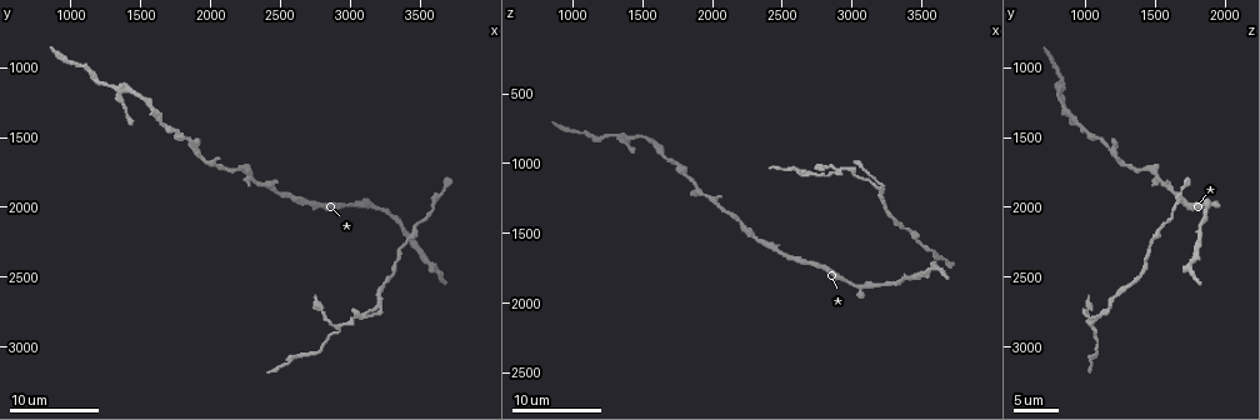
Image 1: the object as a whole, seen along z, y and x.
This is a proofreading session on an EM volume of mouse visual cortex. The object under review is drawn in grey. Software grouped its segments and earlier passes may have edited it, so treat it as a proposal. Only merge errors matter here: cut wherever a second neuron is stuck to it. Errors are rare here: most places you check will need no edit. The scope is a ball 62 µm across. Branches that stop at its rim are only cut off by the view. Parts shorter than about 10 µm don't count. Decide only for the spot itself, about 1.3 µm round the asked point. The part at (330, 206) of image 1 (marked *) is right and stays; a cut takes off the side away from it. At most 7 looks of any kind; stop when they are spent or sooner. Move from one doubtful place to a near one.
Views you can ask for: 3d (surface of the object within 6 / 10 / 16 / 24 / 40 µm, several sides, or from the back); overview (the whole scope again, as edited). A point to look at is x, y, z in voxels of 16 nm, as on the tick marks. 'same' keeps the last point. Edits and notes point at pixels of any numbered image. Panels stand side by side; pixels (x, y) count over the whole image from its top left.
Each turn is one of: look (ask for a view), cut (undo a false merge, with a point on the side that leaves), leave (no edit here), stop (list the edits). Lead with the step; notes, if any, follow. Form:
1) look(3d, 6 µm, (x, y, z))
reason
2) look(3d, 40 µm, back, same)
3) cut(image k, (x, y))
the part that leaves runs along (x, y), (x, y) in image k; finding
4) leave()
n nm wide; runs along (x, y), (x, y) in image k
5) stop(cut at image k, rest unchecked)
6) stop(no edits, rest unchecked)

look(3d, 10 µm, (3040, 2000, 1860))
three-way junction

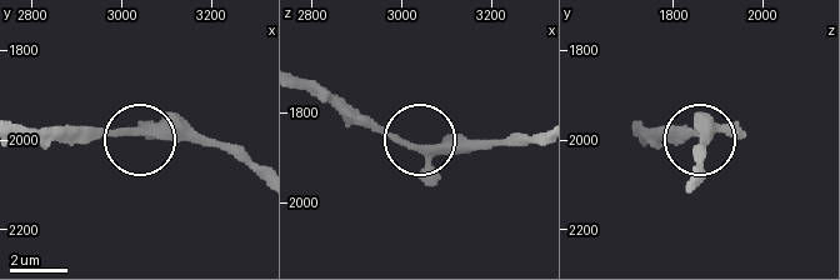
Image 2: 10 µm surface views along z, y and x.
look(3d, 6 µm, (3055, 1985, 1885))
zoom in

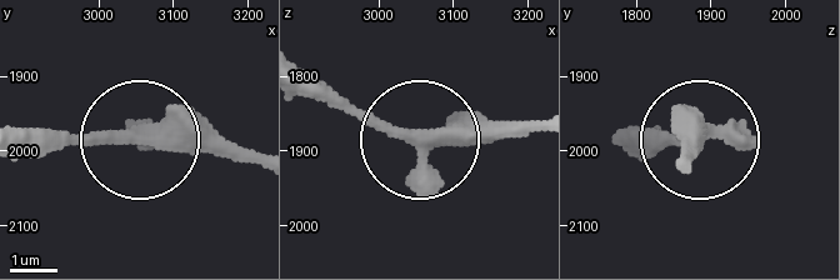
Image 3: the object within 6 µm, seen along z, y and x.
leave()
3 arms; runs along (308, 79), (428, 139), (531, 126) in image 3; continuous, no second neuron

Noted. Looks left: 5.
look(3d, 10 µm, (2300, 1800, 1540))
narrows sharply

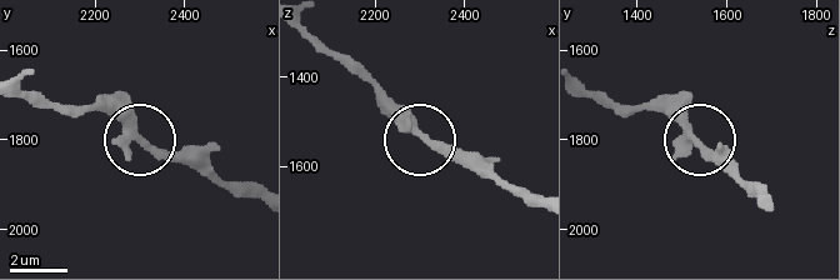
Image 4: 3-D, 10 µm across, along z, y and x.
look(3d, 10 µm, back, (2315, 1815, 1540))

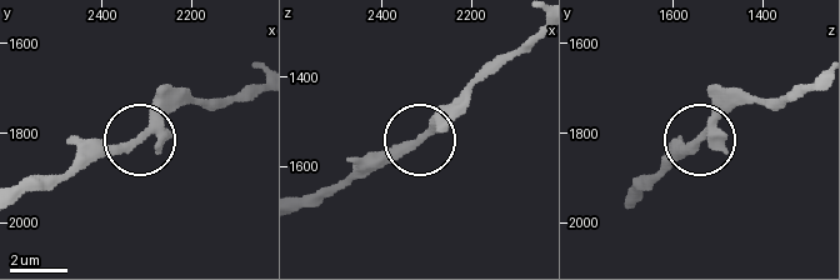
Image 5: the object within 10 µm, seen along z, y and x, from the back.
leave()
280 nm wide; continuous, no second neuron

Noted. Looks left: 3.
look(3d, 10 µm, (1320, 1140, 820))
two arms in line, one across

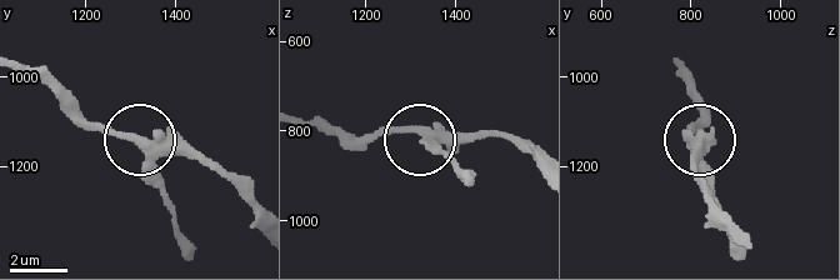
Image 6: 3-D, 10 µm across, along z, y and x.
leave()
runs along (535, 158), (499, 136), (391, 129), (359, 136) in image 6; one neuron here

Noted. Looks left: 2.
stop(no edits, rest unchecked)

